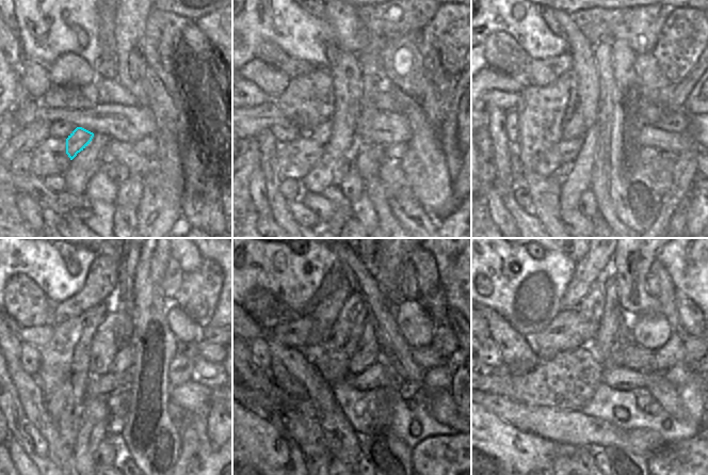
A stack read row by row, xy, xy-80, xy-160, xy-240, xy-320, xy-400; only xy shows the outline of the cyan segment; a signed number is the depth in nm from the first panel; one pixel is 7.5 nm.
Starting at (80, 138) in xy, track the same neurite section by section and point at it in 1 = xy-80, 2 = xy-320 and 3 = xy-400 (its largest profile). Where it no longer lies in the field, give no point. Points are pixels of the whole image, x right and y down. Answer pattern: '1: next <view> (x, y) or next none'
1: next xy-80 (321, 135)
2: next xy-320 (347, 331)
3: next xy-400 (592, 306)

